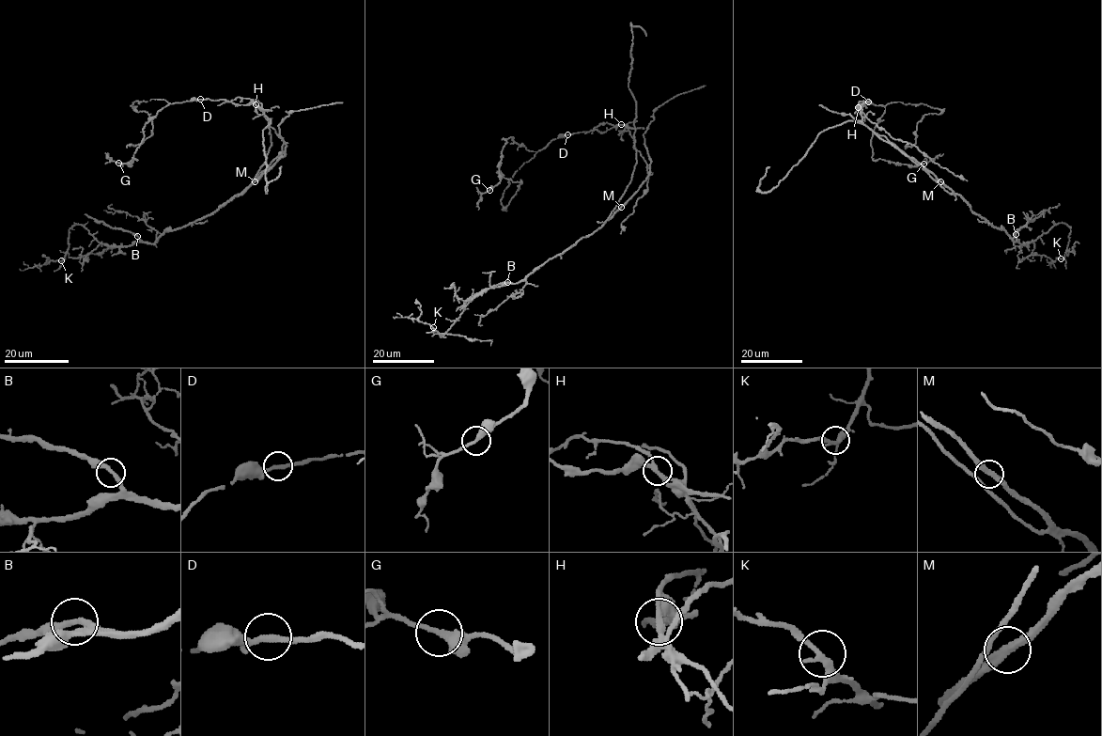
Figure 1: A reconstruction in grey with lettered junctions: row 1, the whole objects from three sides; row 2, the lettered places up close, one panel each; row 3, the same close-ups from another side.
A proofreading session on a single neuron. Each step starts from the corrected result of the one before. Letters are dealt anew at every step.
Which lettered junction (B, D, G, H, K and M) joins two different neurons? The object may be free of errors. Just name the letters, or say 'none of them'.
none of them

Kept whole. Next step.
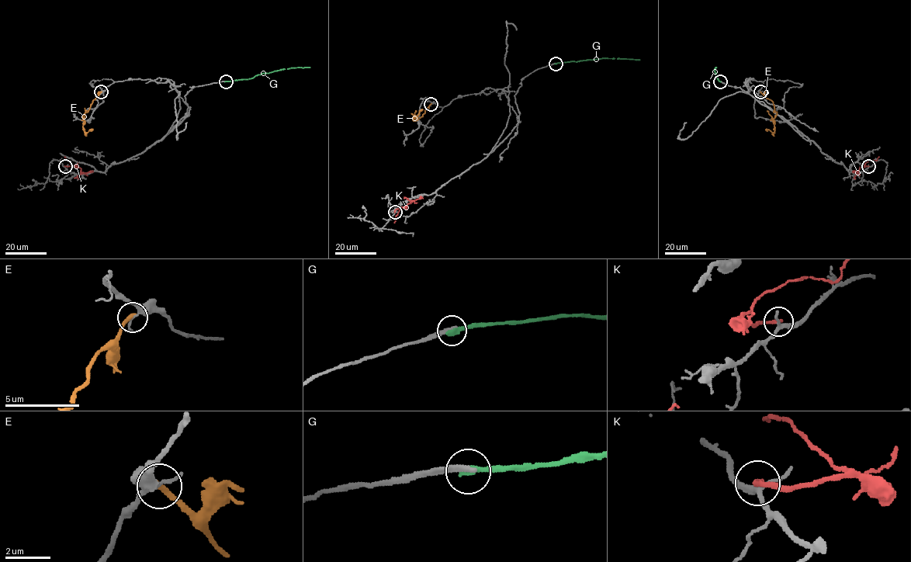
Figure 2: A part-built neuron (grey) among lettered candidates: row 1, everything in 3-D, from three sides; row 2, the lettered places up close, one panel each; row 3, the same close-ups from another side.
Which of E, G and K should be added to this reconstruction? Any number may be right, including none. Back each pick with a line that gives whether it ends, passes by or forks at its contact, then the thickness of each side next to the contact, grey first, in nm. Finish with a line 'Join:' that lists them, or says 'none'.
Join: none

